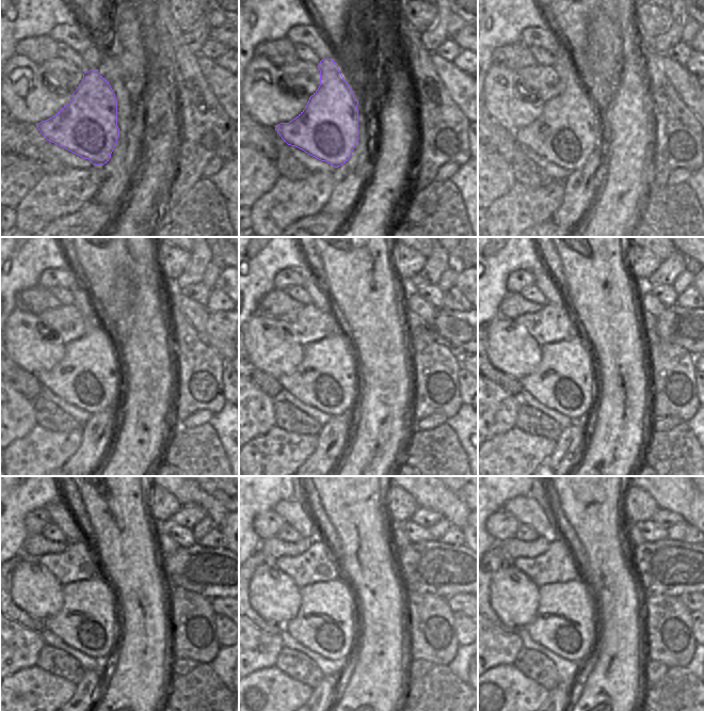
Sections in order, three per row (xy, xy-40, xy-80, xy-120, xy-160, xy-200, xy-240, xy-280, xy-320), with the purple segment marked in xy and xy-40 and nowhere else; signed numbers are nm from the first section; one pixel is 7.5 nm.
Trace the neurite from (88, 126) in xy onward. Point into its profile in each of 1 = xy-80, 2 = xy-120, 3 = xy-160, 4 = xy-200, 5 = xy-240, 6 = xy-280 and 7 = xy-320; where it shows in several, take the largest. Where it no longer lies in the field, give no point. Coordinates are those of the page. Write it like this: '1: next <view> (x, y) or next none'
1: next xy-80 (565, 132)
2: next xy-120 (91, 370)
3: next xy-160 (326, 378)
4: next xy-200 (564, 381)
5: next xy-240 (88, 622)
6: next xy-280 (325, 622)
7: next xy-320 (564, 622)

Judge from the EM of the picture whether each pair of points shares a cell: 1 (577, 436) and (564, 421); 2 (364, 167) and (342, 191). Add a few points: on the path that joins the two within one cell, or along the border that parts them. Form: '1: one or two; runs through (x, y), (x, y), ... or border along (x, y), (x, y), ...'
1: two; border along (576, 422), (562, 429)
2: one; runs through (357, 173), (349, 182), (349, 185)

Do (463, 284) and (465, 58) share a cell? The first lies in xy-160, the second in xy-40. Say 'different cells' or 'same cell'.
different cells

